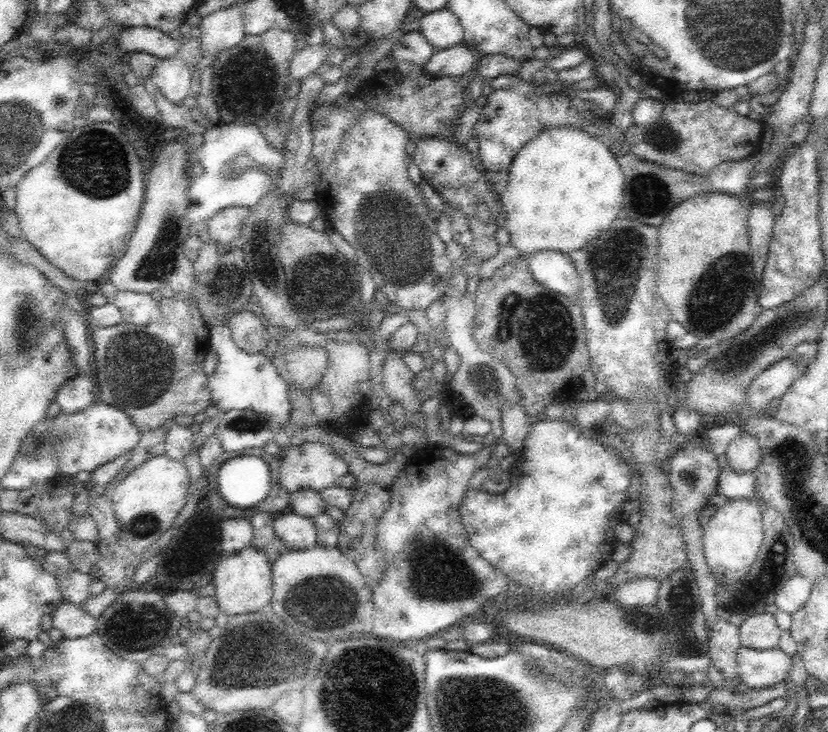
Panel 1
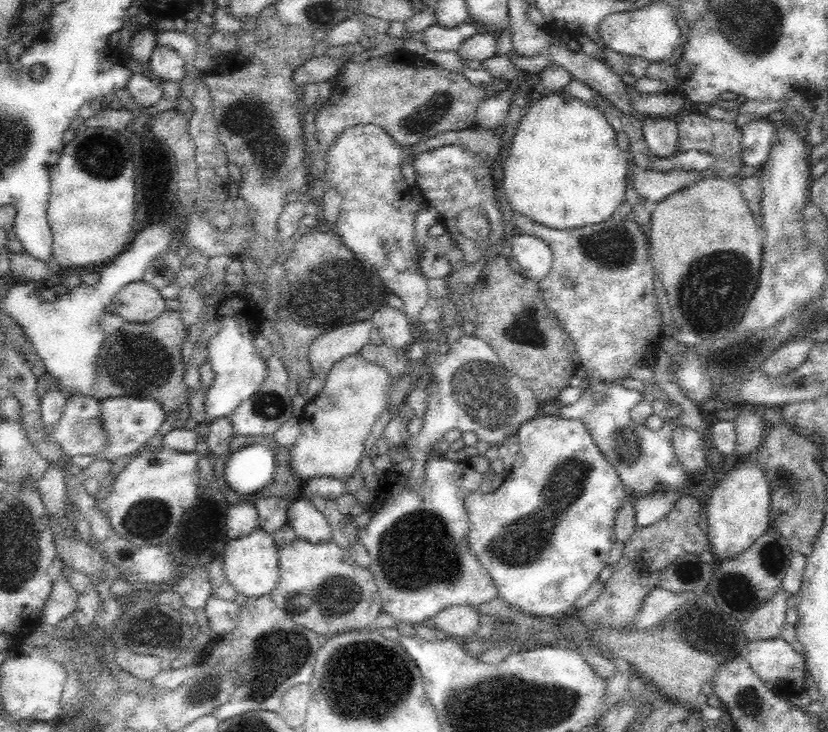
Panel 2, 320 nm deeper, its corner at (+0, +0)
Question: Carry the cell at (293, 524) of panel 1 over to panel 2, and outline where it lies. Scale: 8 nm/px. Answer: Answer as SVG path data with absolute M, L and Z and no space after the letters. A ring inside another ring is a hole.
M309 498L291 502L286 516L287 523L292 526L298 539L313 543L332 541L332 527L328 519Z

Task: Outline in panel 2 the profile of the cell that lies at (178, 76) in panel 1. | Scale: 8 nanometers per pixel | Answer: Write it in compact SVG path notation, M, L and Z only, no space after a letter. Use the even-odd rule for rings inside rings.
M156 45L146 66L164 81L180 82L187 74L185 60L168 46Z

